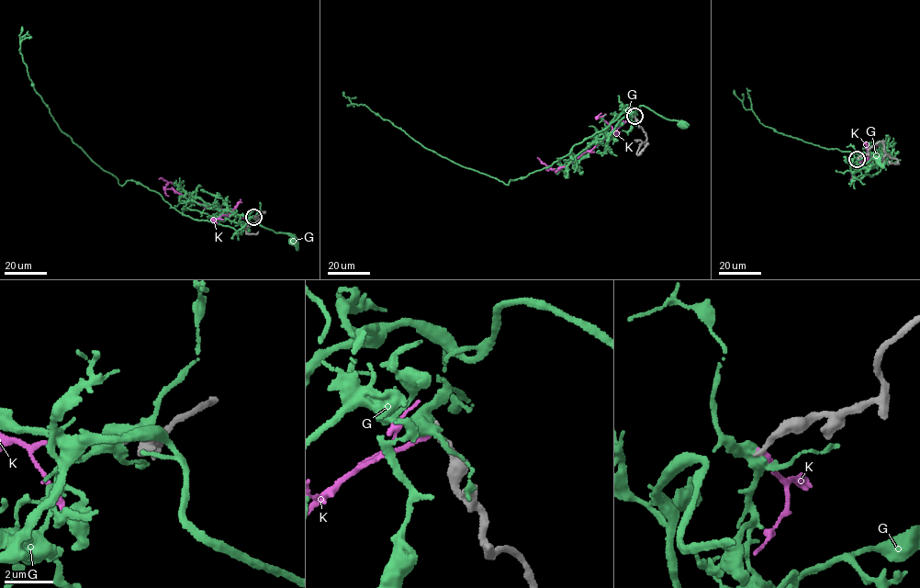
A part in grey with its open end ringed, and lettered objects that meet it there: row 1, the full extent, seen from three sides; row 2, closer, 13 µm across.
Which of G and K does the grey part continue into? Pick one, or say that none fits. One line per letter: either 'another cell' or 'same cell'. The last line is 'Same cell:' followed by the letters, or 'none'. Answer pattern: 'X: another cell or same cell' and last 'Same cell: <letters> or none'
G: another cell
K: another cell
Same cell: none

